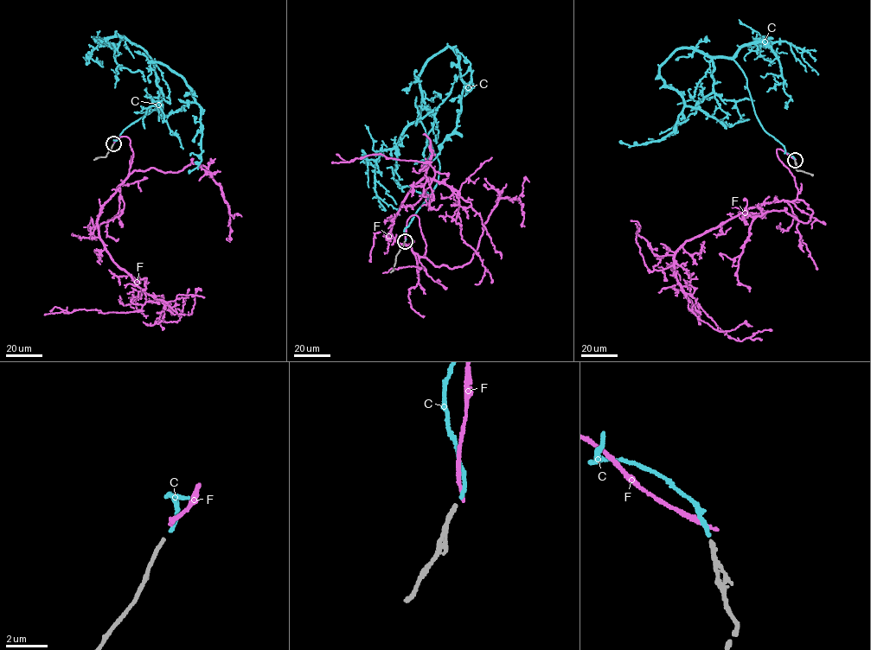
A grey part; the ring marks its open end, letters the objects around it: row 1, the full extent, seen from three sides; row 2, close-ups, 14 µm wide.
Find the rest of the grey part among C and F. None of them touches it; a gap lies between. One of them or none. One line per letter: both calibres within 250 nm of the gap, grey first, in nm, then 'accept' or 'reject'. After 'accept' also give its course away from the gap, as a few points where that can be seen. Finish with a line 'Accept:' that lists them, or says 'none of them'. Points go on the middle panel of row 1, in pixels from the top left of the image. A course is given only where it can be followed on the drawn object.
C: calibres 180 and 180 nm; accept; course (405, 240), (439, 168), (420, 120), (419, 76), (448, 47), (464, 85), (462, 110), (427, 167)
F: calibres 180 and 180 nm; reject
Accept: C

